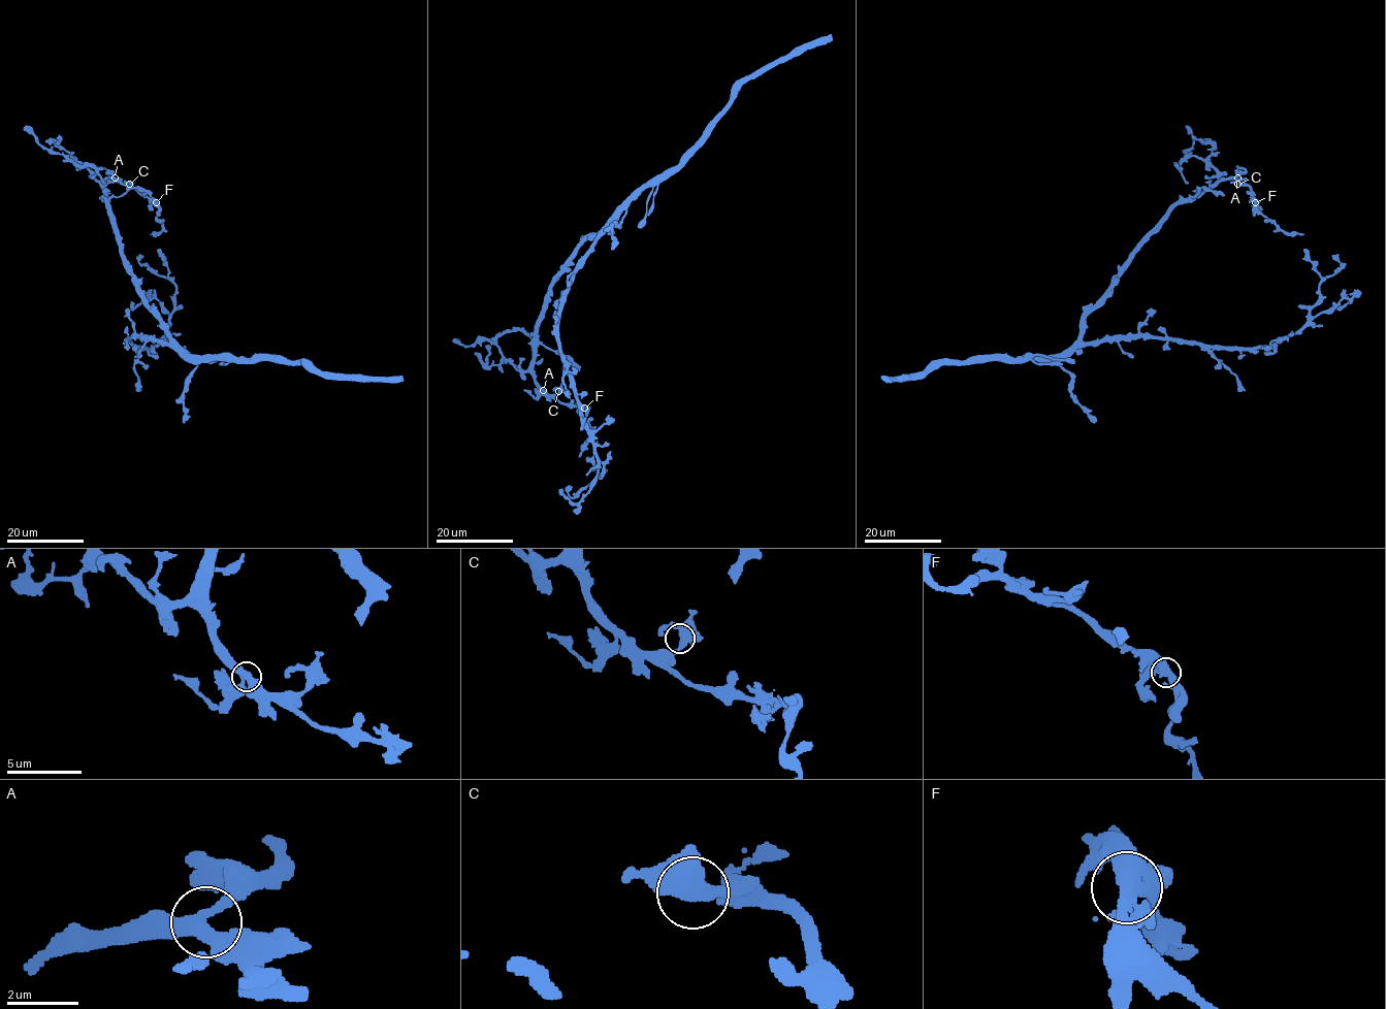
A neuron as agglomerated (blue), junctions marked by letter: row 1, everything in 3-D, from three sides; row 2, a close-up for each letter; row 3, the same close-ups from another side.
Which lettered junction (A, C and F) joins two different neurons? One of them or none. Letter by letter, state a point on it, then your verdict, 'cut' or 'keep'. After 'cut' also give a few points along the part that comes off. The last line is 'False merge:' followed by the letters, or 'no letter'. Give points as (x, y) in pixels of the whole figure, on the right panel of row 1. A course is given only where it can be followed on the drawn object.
A: place (1237, 177); keep
C: place (1237, 184); keep
F: place (1255, 202); keep
False merge: no letter

